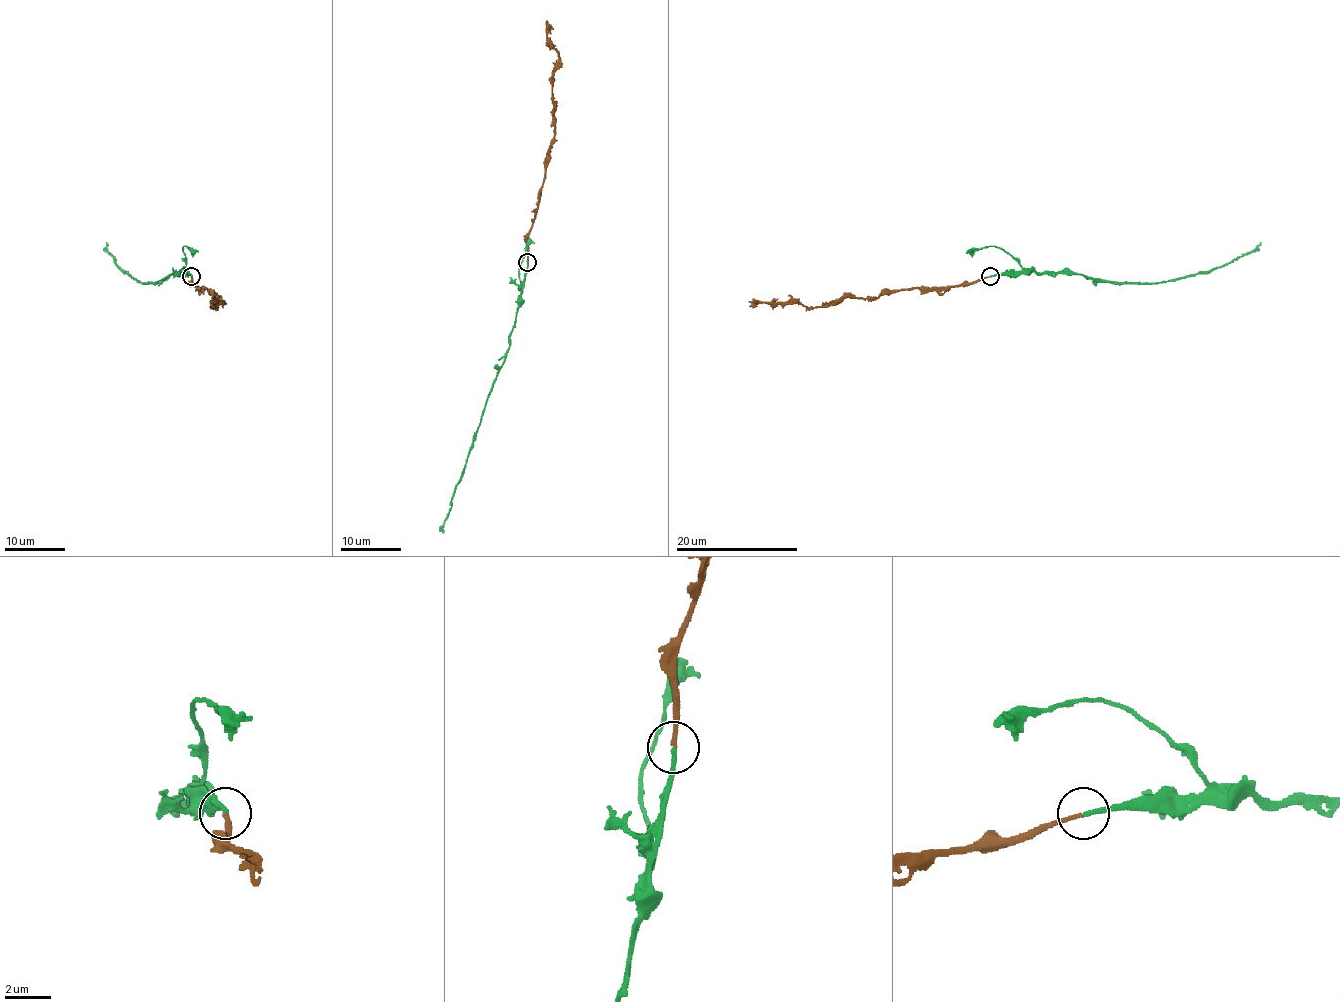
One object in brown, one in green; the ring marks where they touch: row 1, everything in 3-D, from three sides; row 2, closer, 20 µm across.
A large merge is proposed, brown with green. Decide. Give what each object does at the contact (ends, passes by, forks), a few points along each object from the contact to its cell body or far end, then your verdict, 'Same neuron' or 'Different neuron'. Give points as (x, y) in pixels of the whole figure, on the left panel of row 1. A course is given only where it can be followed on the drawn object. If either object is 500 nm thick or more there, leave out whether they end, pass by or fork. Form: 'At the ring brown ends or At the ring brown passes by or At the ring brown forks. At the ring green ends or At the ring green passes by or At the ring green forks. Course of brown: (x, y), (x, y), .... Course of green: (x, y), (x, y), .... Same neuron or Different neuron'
At the ring brown ends. At the ring green ends. Course of brown: (191, 275), (192, 283), (218, 297), (217, 307), (223, 301), (211, 303), (212, 306). Course of green: (191, 275), (185, 271), (174, 272), (157, 281), (142, 283), (115, 262), (106, 242). Same neuron

